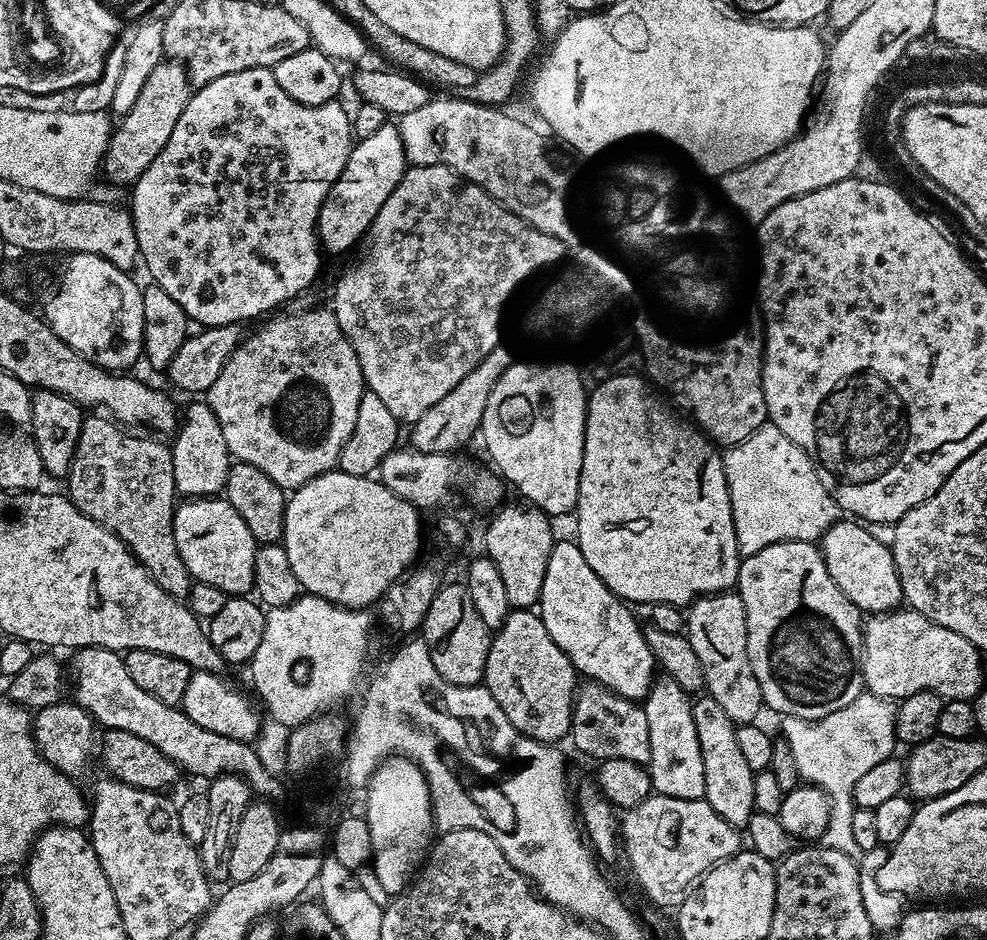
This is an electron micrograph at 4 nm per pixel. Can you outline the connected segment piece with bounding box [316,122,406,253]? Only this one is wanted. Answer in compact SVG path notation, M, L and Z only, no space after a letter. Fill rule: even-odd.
M386 122L374 130L370 138L356 140L338 182L334 182L330 194L326 194L326 202L322 202L322 210L318 214L316 235L323 251L348 252L356 243L359 245L367 237L378 210L382 210L386 198L390 198L405 171L404 147L395 123Z

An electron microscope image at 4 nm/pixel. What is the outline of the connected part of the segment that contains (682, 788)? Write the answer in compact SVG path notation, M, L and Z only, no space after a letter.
M661 675L659 679L652 685L648 695L642 701L642 716L646 721L646 732L648 728L648 764L646 763L646 771L650 777L650 784L653 789L661 796L669 796L670 798L678 798L679 800L698 800L704 795L704 763L702 762L702 750L698 742L698 730L694 726L694 718L692 717L692 700L689 693L682 690L682 686L678 686L671 680L669 676Z

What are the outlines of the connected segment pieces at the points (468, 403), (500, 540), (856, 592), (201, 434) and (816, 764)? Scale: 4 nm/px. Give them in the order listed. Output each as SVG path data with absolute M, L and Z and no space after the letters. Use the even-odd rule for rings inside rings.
M497 344L490 354L486 354L486 358L482 358L482 362L478 362L478 366L474 366L474 370L470 370L470 374L466 374L466 378L462 378L462 382L458 382L458 386L454 386L454 390L450 390L450 394L446 394L446 398L442 398L442 402L434 402L434 406L430 406L430 410L426 410L426 414L411 425L410 444L415 451L456 454L459 448L471 442L472 435L480 432L482 414L486 410L486 402L490 402L490 390L494 390L500 375L514 362L514 356L506 344Z
M512 504L509 508L499 509L501 512L489 522L488 529L484 532L483 551L494 562L498 574L502 574L502 586L506 586L509 601L532 600L536 602L539 601L542 582L546 574L546 562L550 562L552 553L553 521L539 508L520 504Z
M844 518L832 525L822 538L822 551L826 570L830 570L830 578L850 598L852 605L861 610L892 610L897 607L896 599L902 593L896 578L896 563L892 557L892 549L887 543L876 540L876 536L863 523L852 518Z
M208 403L192 404L185 412L183 409L182 423L174 439L176 441L171 441L170 447L177 493L184 498L212 498L223 493L230 457L226 438L222 438L222 426L218 426L218 418Z
M864 690L850 706L842 706L842 710L834 710L834 714L821 720L779 717L780 728L784 731L782 738L790 746L797 777L819 788L830 801L834 815L822 835L823 847L853 858L861 855L862 848L856 845L856 832L852 829L856 783L862 774L874 770L878 762L889 759L895 753L892 751L898 748L896 709L897 705L888 697Z

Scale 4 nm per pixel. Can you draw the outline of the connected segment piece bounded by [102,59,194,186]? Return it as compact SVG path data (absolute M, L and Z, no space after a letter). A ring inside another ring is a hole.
M165 59L163 64L154 66L150 78L146 78L146 86L138 94L134 106L119 121L118 127L112 133L112 140L108 143L108 153L102 161L103 175L108 175L113 185L131 186L136 179L162 154L162 146L170 142L170 133L178 118L182 118L182 110L186 110L186 102L193 94L191 80L188 79L188 71L184 65L174 60Z

